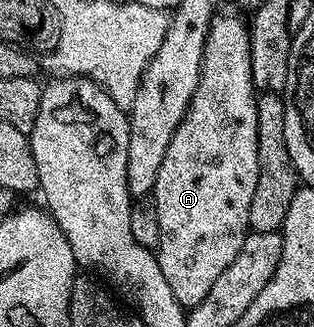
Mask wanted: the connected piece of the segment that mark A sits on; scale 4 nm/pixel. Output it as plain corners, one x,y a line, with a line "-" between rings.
215,16
204,43
200,79
186,109
182,122
168,143
160,175
156,175
152,200
160,219
160,243
156,256
172,295
189,311
212,291
212,283
228,268
228,263
240,255
244,239
252,232
248,223
248,207
256,192
258,148
256,147
256,103
258,93
252,79
250,26
238,17

